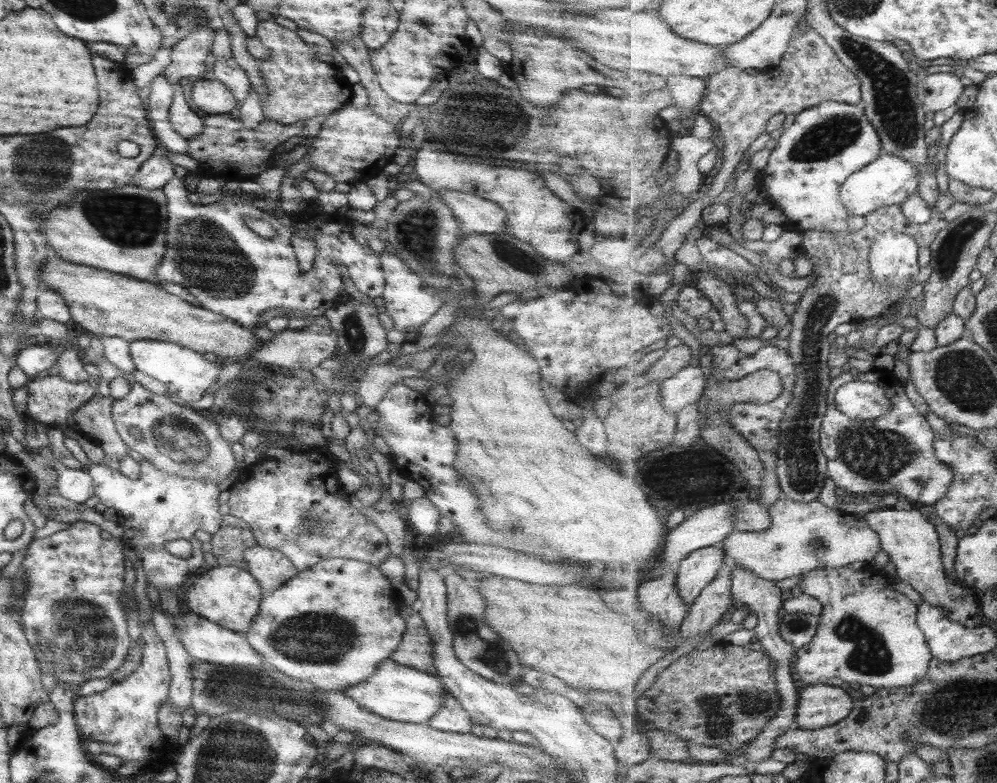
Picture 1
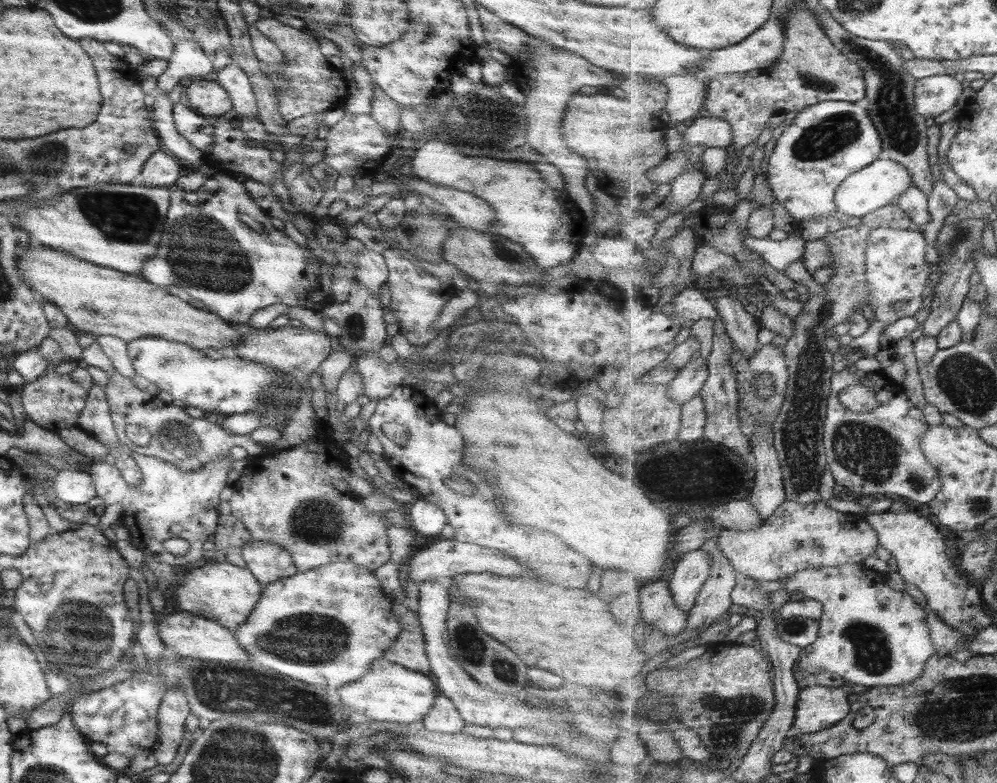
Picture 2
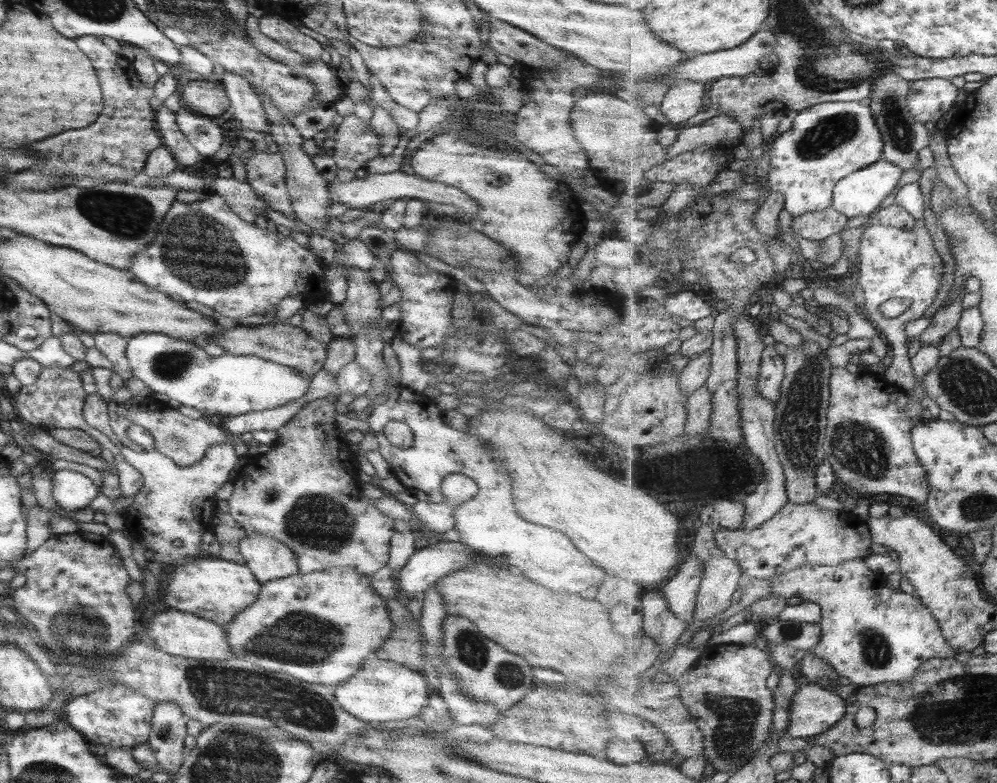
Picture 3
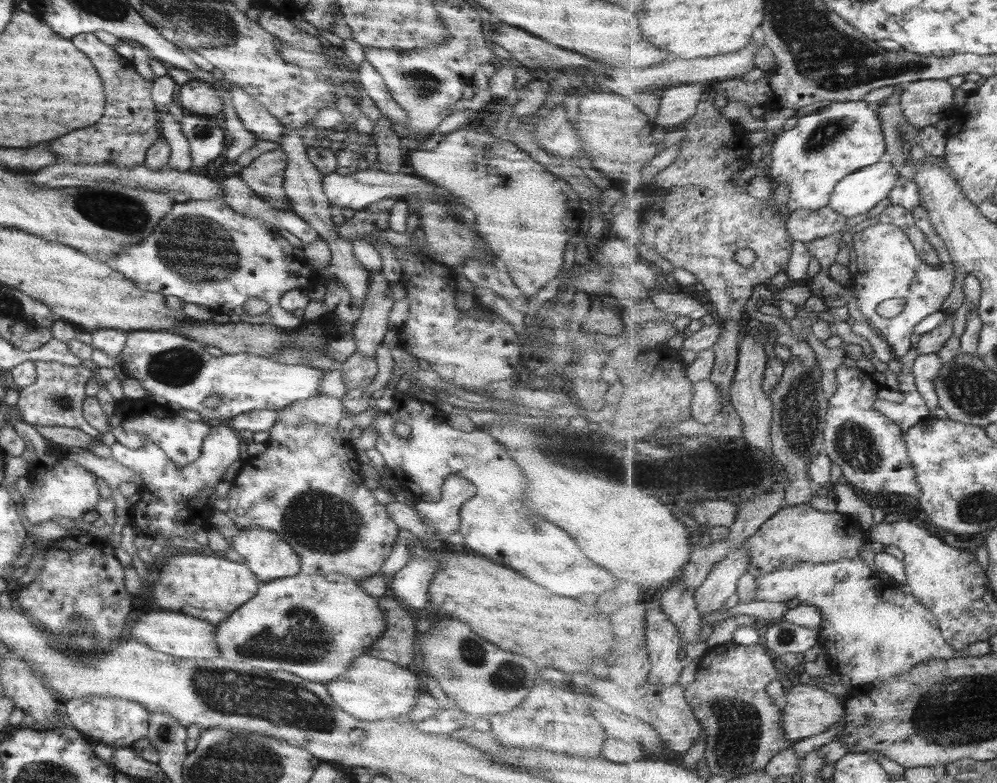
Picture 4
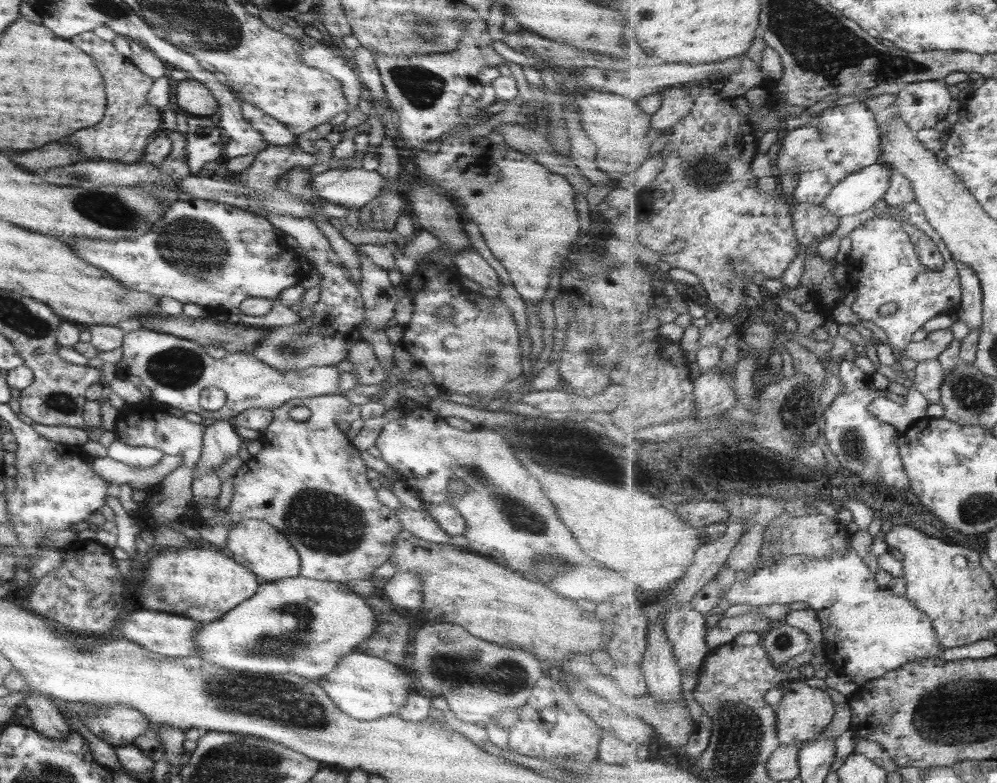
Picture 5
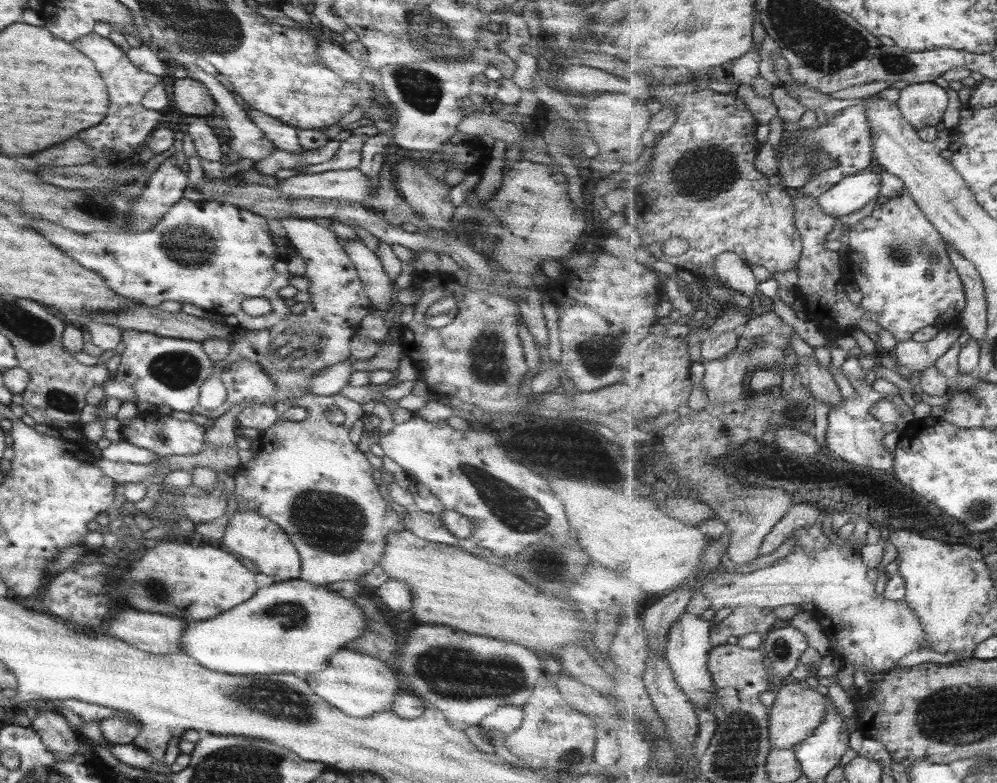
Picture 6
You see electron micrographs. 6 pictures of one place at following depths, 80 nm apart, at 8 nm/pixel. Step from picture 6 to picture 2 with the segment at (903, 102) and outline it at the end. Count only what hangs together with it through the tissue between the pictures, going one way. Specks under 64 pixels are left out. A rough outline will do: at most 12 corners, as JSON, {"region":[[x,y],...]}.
{"region":[[948,74],[918,79],[918,113],[934,119],[957,104],[963,84]]}

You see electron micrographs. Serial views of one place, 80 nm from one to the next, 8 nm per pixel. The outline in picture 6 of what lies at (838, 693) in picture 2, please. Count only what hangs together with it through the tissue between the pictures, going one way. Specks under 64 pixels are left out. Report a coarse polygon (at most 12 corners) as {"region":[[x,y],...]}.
{"region":[[803,682],[769,708],[775,750],[794,749],[826,722],[825,695]]}

